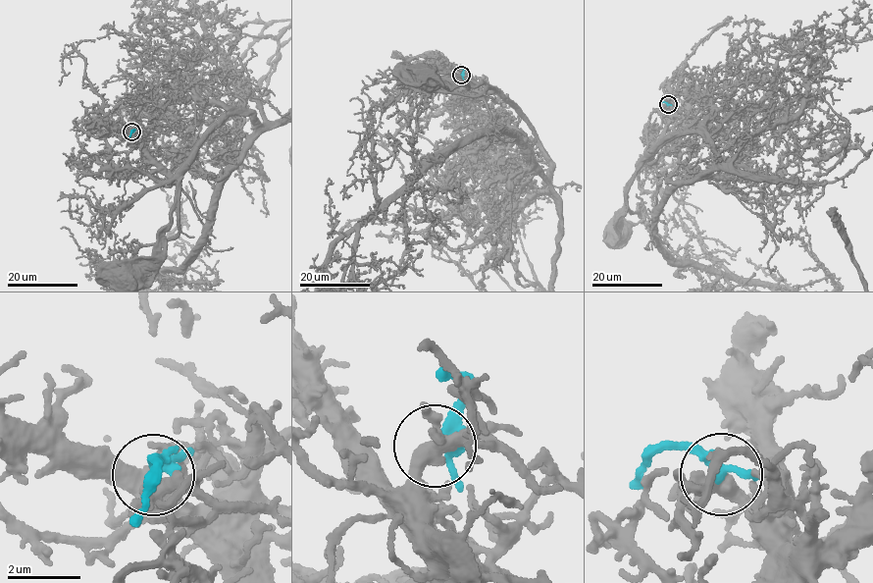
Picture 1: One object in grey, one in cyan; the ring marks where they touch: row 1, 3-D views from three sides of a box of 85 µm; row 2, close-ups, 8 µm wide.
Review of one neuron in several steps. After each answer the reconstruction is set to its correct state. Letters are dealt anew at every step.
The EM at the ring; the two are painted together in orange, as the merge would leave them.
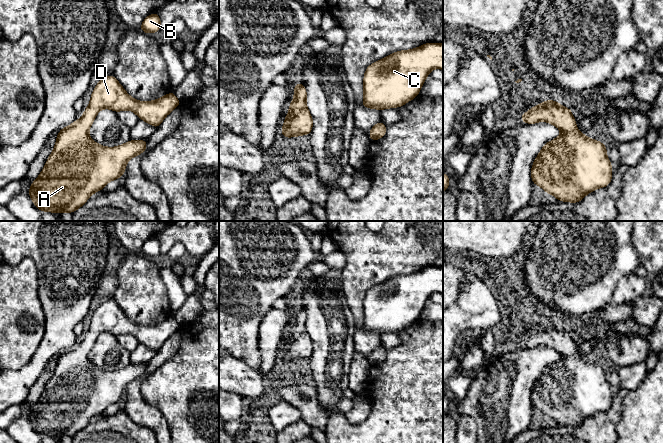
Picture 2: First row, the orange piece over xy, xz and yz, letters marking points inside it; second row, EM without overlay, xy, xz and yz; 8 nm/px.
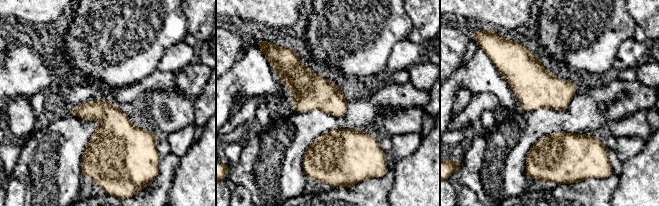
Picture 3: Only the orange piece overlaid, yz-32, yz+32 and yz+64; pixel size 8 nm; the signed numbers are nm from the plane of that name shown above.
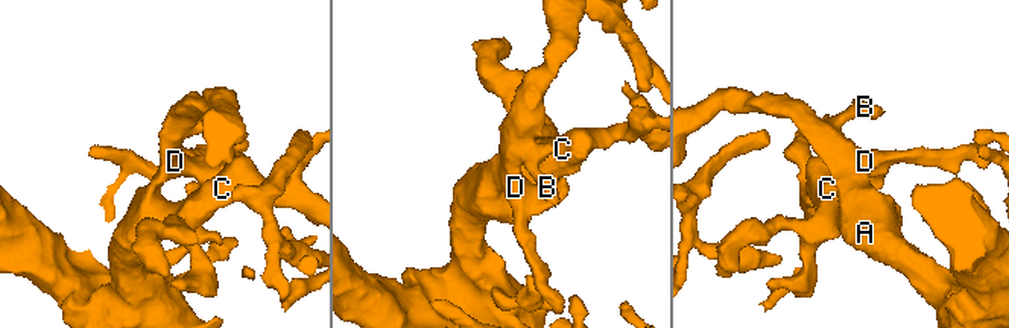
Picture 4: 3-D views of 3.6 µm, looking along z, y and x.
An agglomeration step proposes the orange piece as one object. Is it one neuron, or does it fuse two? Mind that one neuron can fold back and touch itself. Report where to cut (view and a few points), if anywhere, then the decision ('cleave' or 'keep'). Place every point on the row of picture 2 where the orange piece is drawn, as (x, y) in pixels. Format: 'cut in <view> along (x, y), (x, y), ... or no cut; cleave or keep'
no cut; keep

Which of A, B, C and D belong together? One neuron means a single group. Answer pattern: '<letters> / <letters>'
A B C D

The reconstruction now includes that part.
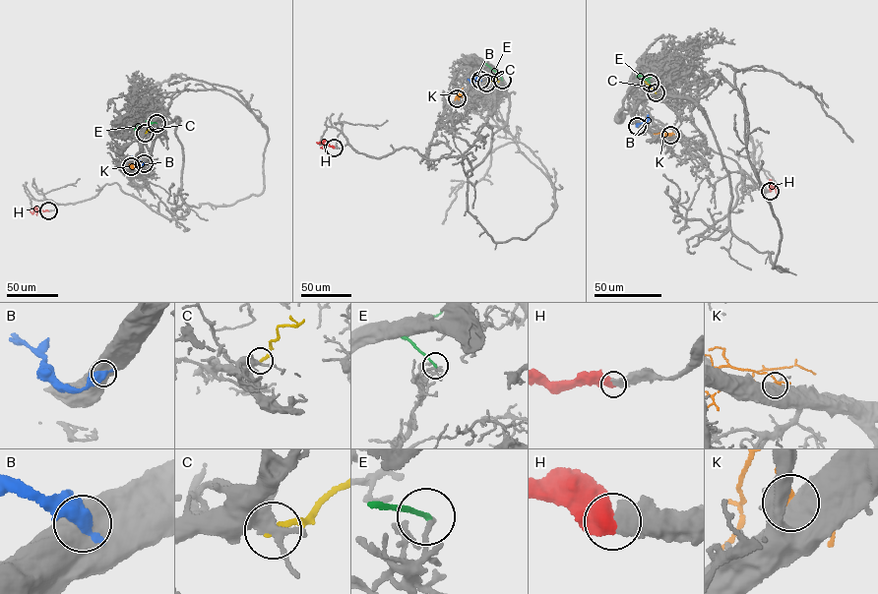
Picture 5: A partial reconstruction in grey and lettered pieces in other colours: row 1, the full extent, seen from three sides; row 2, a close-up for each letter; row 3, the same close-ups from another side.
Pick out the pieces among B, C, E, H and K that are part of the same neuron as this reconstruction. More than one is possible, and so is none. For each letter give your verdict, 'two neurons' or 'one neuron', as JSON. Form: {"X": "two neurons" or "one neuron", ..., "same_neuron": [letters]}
{"B": "two neurons", "C": "two neurons", "E": "two neurons", "H": "one neuron", "K": "two neurons", "same_neuron": ["H"]}

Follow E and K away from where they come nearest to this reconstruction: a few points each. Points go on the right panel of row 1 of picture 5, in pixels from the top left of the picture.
E: (650, 83), (639, 75), (637, 77)
K: (670, 135), (654, 133)

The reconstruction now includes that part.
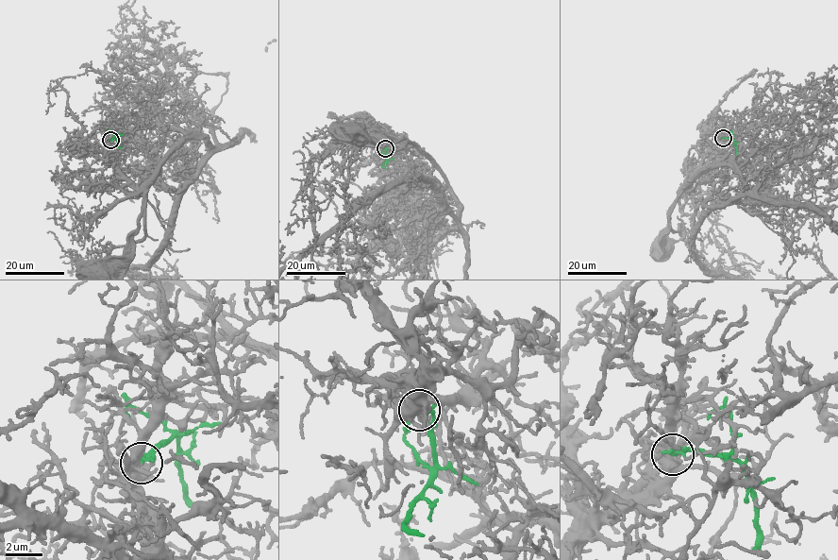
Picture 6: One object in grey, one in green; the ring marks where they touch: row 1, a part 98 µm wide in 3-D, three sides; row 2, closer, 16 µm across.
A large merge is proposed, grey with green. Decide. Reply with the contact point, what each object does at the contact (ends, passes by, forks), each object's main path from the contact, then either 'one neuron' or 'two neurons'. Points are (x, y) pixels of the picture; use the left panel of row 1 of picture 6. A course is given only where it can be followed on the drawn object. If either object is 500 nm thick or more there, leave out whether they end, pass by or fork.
place (110, 140); grey forks; green ends; course grey (110, 140), (109, 146), (117, 164), (144, 195), (138, 232), (123, 255), (104, 272); course green (110, 140), (116, 135), (117, 145), (122, 147); one neuron

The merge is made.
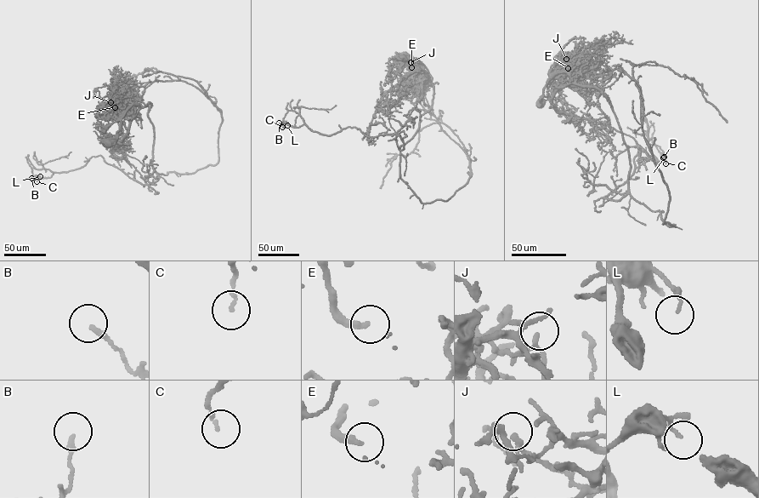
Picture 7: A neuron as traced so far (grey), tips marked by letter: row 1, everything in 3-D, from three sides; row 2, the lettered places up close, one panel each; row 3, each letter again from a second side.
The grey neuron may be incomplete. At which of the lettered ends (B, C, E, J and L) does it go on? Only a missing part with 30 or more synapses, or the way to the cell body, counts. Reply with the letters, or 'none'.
none

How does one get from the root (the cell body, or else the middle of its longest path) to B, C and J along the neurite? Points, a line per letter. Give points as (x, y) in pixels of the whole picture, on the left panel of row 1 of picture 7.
B: (110, 142), (127, 111), (150, 103), (157, 180), (141, 184), (98, 155), (77, 168), (31, 178)
C: (110, 142), (127, 111), (150, 103), (157, 180), (141, 184), (98, 155), (36, 181)
J: (110, 142), (119, 129), (121, 120), (113, 113), (110, 102)

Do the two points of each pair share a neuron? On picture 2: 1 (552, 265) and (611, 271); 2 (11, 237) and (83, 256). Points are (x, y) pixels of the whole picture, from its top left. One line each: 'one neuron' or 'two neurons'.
1: one neuron
2: one neuron

